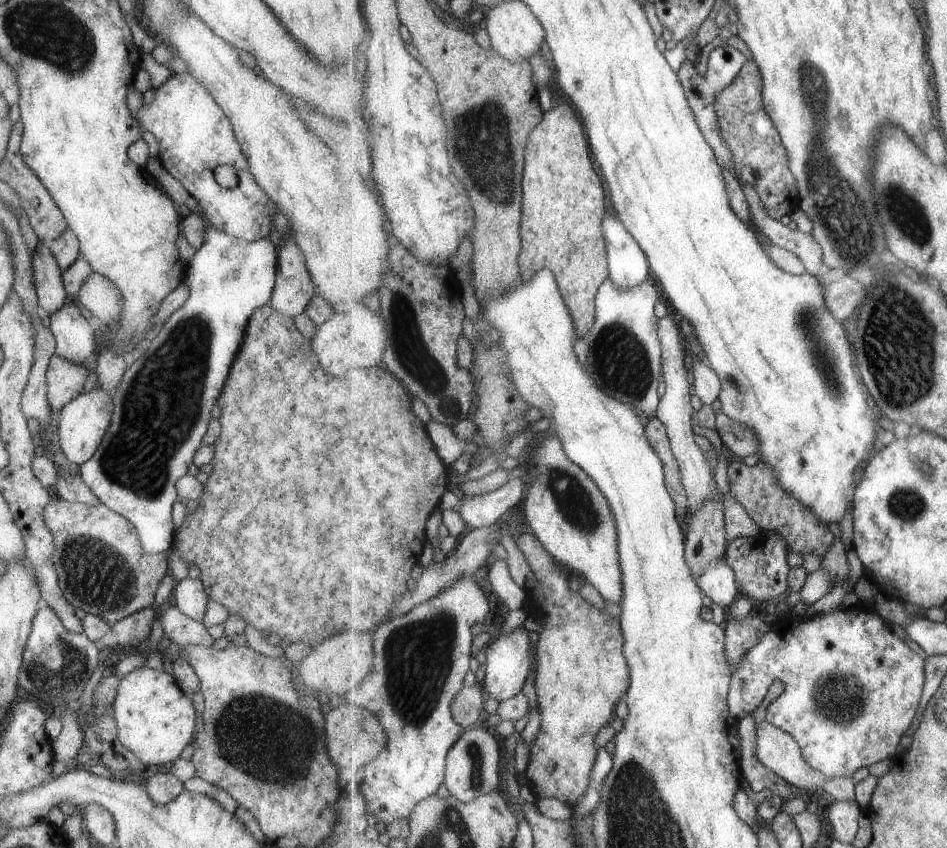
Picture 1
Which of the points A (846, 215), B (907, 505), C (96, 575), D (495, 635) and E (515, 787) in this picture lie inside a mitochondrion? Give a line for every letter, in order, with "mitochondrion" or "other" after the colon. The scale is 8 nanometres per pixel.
A: mitochondrion
B: mitochondrion
C: mitochondrion
D: other
E: other

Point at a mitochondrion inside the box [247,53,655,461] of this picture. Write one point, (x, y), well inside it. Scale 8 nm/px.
(481, 137)

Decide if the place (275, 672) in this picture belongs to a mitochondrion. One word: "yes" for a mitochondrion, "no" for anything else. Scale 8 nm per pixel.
no

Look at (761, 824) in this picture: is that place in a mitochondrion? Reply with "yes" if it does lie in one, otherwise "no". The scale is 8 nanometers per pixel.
no

